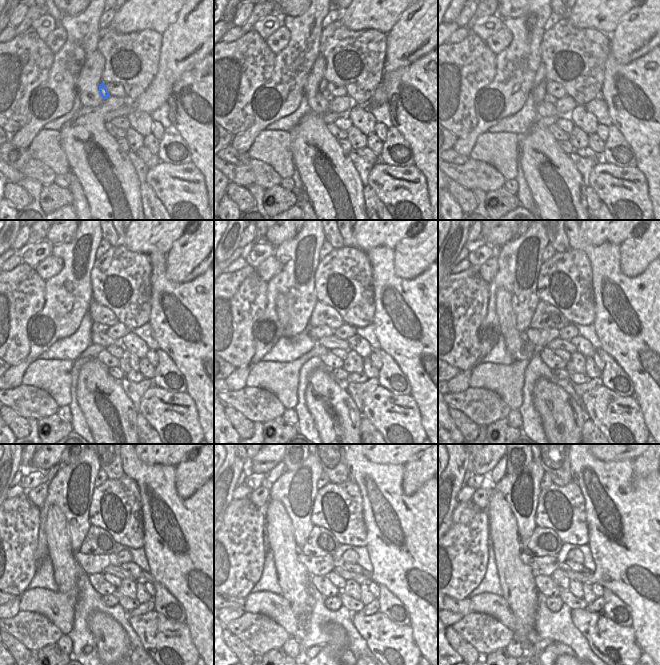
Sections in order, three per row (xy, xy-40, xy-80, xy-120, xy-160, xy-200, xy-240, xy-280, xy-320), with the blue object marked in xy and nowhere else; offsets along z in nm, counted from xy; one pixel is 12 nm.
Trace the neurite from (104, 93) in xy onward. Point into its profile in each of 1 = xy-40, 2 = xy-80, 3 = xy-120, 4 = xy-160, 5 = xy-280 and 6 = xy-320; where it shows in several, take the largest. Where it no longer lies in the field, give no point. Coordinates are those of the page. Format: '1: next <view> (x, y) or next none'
1: next xy-40 (327, 95)
2: next xy-80 (548, 98)
3: next xy-120 (96, 327)
4: next xy-160 (316, 333)
5: next xy-280 (317, 566)
6: next xy-320 (546, 566)

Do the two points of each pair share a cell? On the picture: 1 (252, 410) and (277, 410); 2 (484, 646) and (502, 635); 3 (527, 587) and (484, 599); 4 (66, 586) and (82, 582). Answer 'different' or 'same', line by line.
1: same
2: same
3: different
4: different

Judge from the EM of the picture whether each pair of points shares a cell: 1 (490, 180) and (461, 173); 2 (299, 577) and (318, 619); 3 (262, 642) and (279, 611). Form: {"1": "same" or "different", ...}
{"1": "same", "2": "different", "3": "different"}

